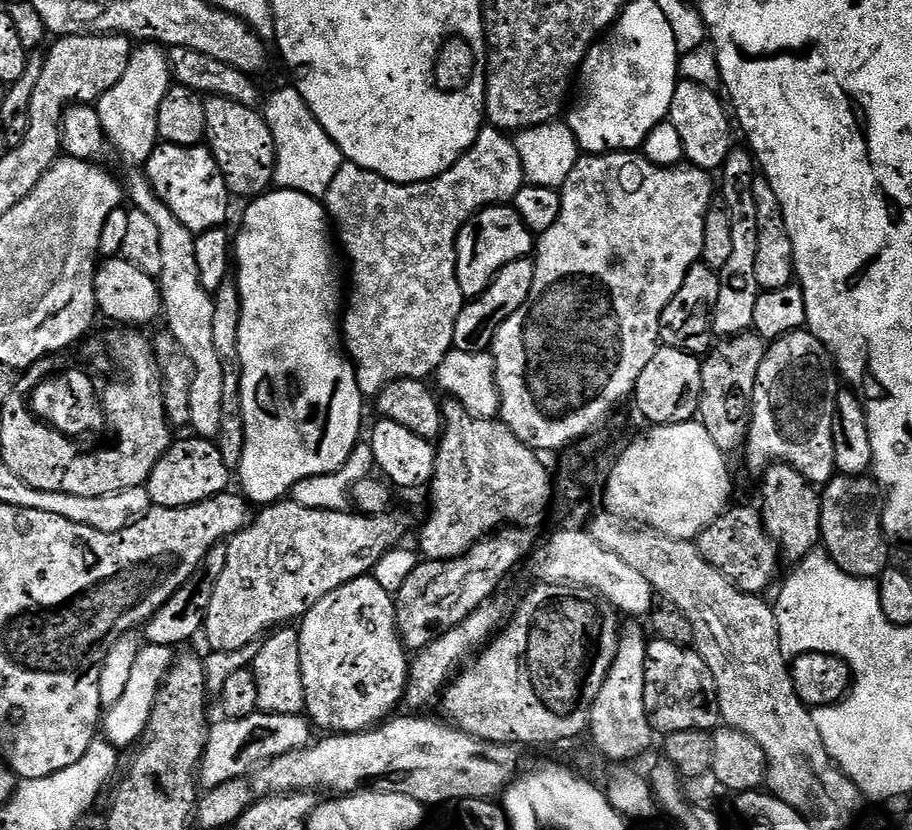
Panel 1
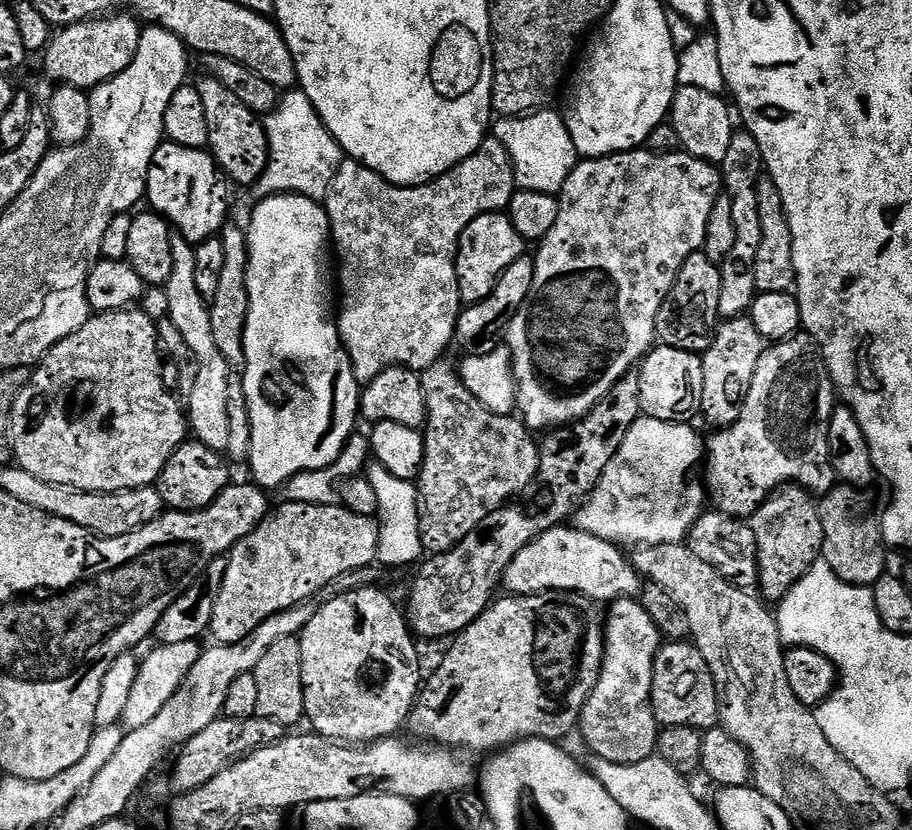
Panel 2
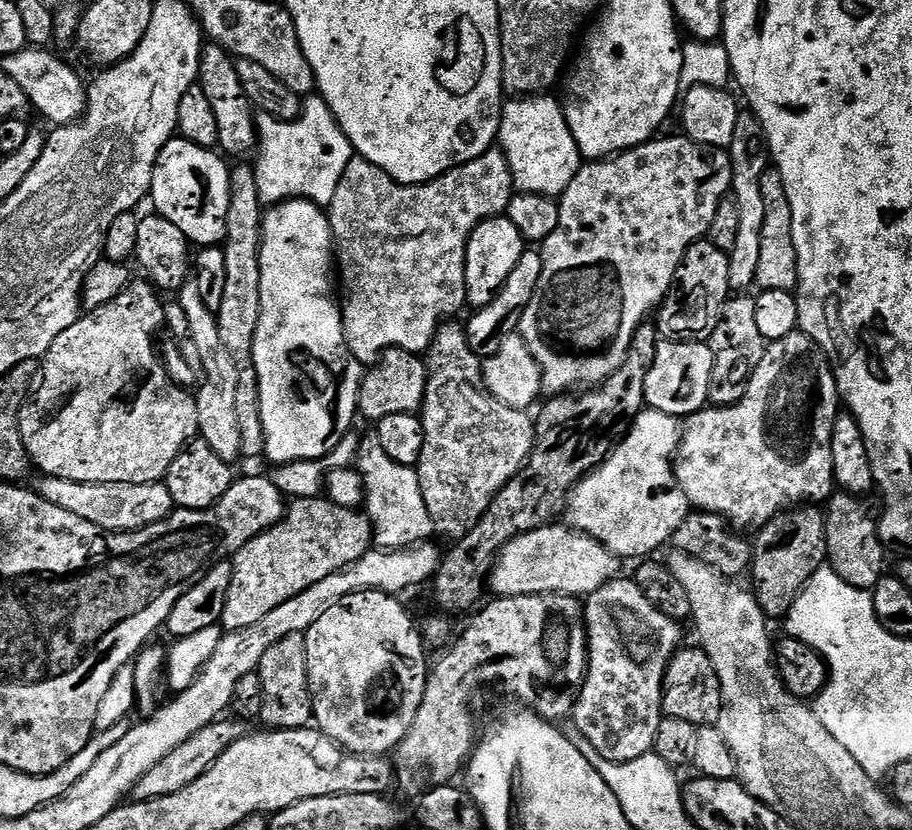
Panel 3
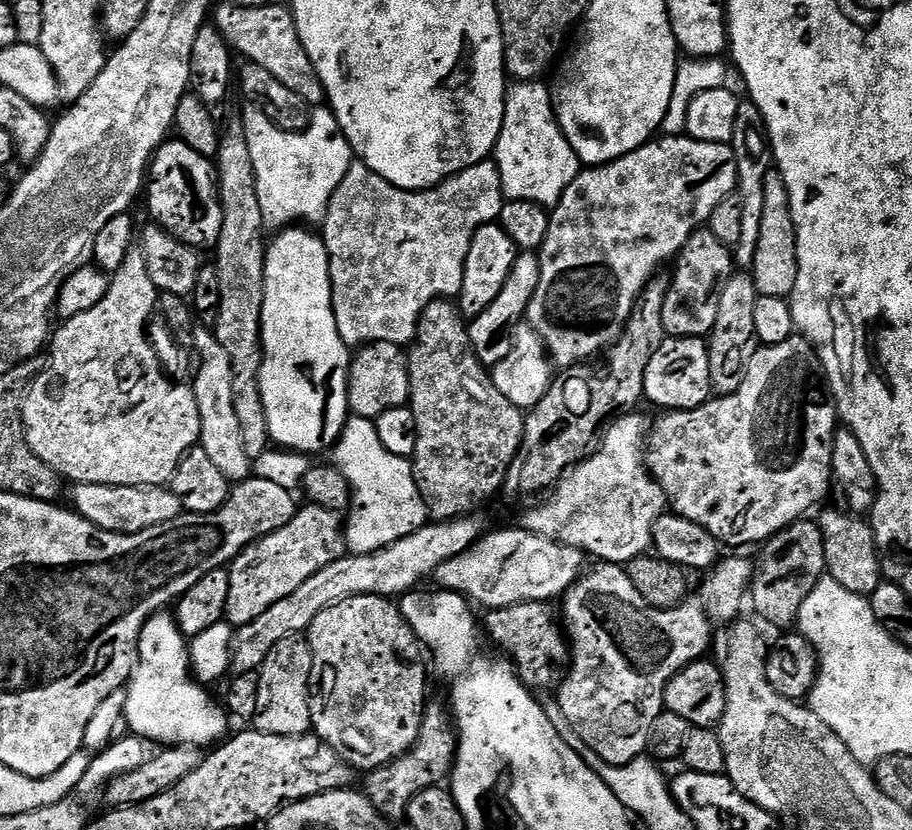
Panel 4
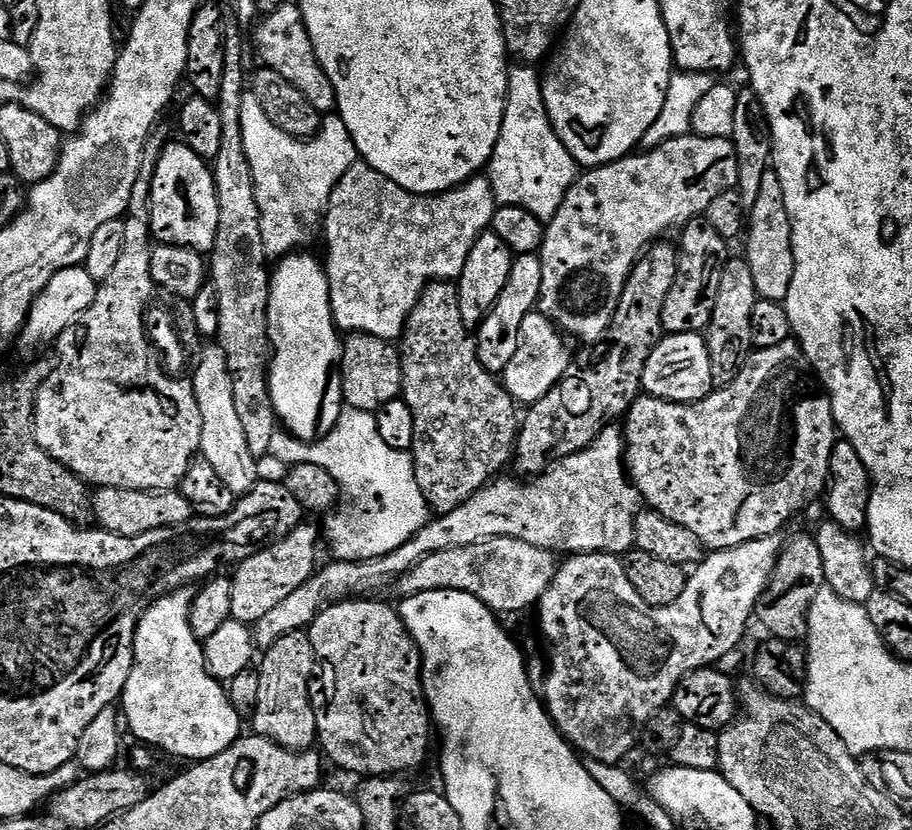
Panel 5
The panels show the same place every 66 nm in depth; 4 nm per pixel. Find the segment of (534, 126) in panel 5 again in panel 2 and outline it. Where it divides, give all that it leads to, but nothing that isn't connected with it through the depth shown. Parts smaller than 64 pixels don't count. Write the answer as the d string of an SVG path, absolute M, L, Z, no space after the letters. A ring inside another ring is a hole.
M541 110L529 112L527 116L506 116L497 119L494 124L495 139L500 140L512 159L516 183L520 188L535 192L559 193L564 187L566 178L572 176L578 163L578 153L574 146L574 138L570 138L570 130L566 126L563 115L559 111Z

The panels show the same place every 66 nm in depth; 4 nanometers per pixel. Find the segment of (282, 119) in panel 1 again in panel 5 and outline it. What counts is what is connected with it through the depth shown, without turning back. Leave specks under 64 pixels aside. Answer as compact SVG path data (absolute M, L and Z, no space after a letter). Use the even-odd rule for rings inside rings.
M248 90L242 98L242 142L254 173L264 249L269 258L283 258L295 253L303 242L304 228L300 223L304 216L319 217L327 209L328 199L342 174L358 163L354 138L350 138L350 130L346 130L346 122L342 122L339 114L328 114L323 117L322 127L315 136L296 140L266 118L262 102Z

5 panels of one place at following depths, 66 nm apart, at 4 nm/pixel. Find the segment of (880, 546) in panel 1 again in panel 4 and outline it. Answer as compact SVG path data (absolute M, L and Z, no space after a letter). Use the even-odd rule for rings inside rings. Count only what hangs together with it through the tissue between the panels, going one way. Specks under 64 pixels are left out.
M843 507L827 508L818 516L826 554L824 567L827 575L834 582L838 582L838 586L846 586L850 594L871 598L874 590L878 590L882 583L882 553L876 547L876 535L872 525L863 515L853 514Z

